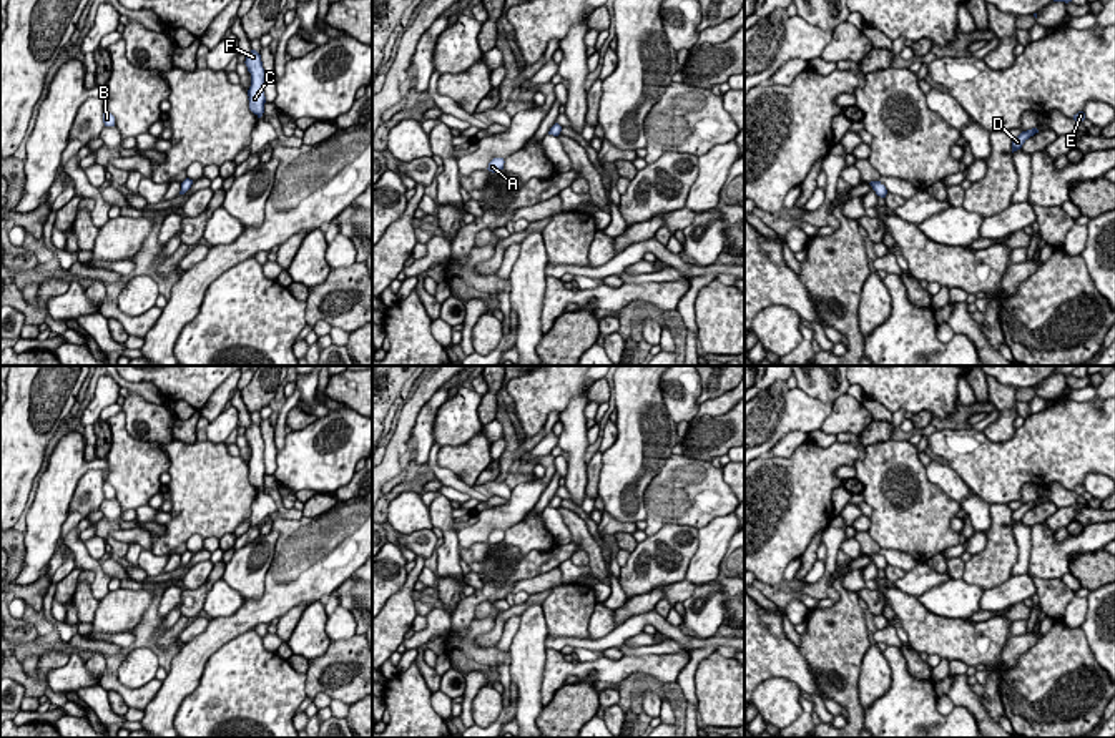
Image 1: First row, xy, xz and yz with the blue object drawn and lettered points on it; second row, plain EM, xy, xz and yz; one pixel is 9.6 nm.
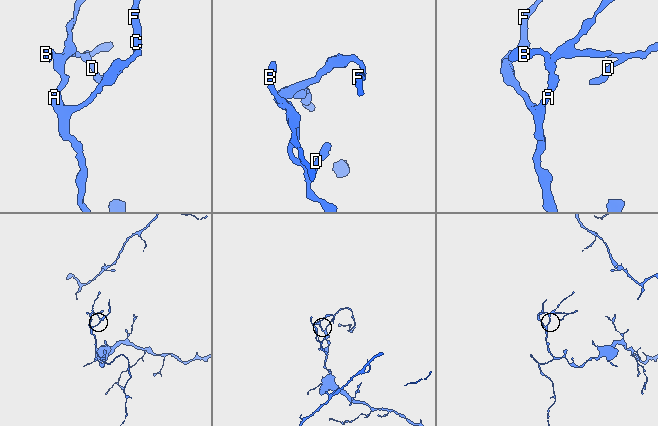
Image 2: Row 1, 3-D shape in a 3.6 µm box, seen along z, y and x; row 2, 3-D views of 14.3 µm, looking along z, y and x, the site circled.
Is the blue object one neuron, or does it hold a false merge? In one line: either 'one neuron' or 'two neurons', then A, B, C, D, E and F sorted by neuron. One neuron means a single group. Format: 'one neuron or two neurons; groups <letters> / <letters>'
two neurons; groups A / B C D E F

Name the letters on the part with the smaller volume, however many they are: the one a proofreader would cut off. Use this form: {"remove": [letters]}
{"remove": ["B", "C", "D", "E", "F"]}

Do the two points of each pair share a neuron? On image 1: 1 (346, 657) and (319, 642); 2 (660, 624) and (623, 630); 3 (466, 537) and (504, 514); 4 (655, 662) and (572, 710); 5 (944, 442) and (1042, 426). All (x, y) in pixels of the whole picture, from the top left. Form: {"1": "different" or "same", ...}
{"1": "different", "2": "same", "3": "same", "4": "different", "5": "same"}

